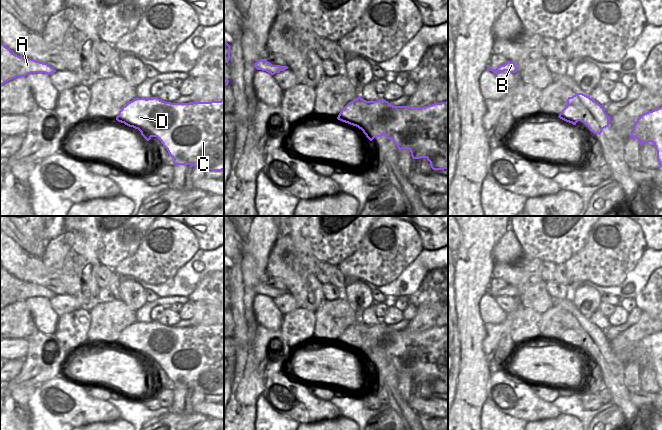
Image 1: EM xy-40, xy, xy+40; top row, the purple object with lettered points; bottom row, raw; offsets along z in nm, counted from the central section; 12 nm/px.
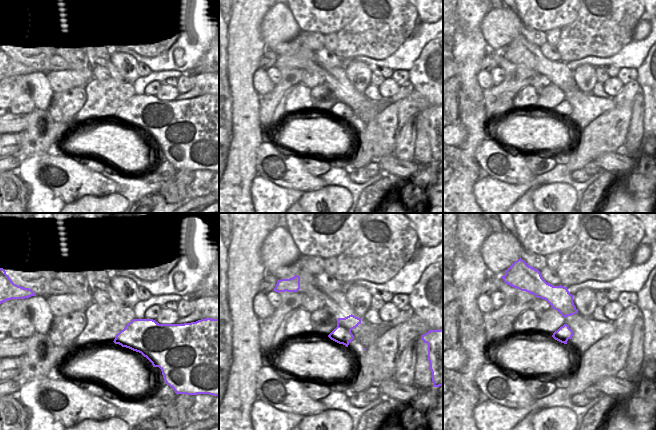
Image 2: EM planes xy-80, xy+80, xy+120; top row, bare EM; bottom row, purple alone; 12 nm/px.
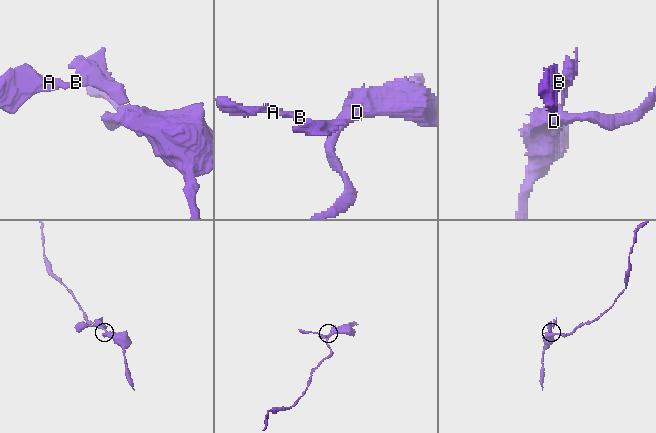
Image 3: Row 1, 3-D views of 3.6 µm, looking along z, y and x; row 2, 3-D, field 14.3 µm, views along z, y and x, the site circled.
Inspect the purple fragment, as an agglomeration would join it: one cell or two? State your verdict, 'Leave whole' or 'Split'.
Split

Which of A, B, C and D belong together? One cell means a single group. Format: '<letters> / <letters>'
A B / C D

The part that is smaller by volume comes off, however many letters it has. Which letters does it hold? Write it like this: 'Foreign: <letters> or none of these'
Foreign: A, B

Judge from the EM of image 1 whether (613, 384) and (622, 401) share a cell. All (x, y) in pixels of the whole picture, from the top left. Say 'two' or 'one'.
one

